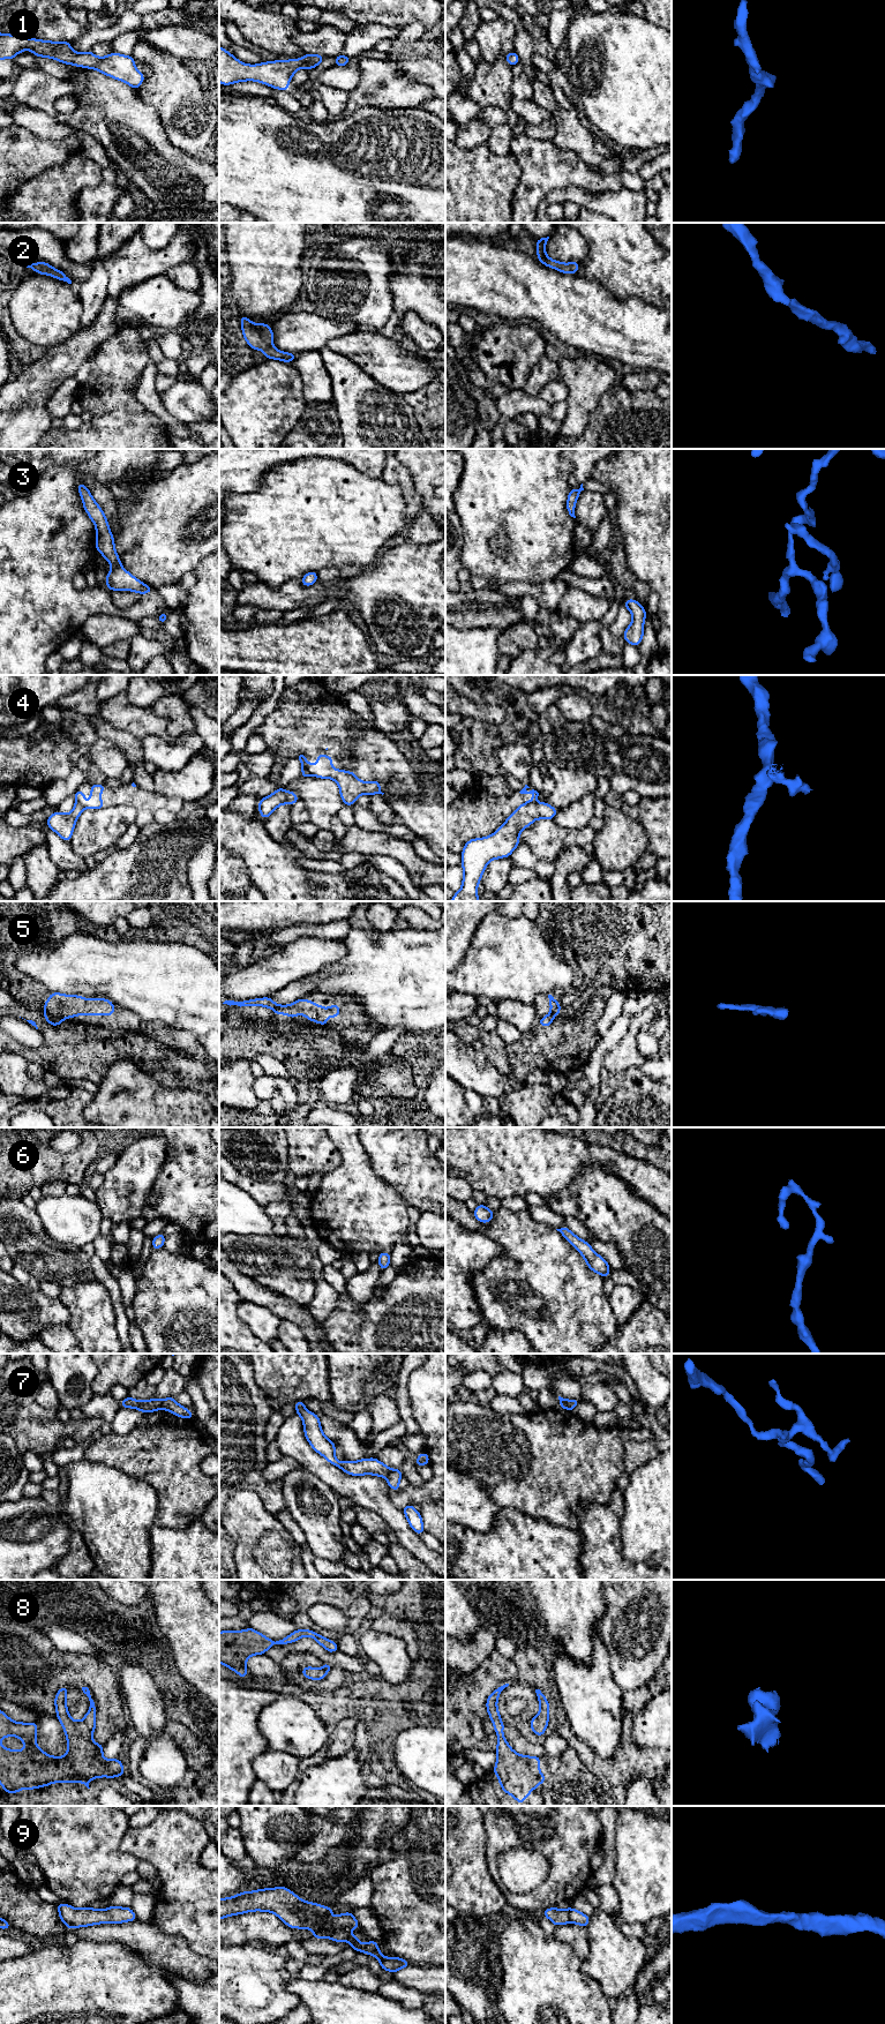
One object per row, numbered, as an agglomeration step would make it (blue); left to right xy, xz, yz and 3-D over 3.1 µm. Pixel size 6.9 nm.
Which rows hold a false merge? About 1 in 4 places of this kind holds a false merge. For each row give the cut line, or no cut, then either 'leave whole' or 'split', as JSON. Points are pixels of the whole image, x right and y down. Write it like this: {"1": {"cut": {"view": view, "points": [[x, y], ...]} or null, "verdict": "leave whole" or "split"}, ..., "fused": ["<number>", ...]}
{"1": {"cut": null, "verdict": "leave whole"}, "2": {"cut": null, "verdict": "leave whole"}, "3": {"cut": null, "verdict": "leave whole"}, "4": {"cut": {"view": "xz", "points": [[302, 754], [305, 769], [310, 774]]}, "verdict": "split"}, "5": {"cut": {"view": "xy", "points": [[44, 1011], [62, 1019]]}, "verdict": "split"}, "6": {"cut": null, "verdict": "leave whole"}, "7": {"cut": {"view": "xy", "points": [[163, 1400], [160, 1408]]}, "verdict": "split"}, "8": {"cut": null, "verdict": "leave whole"}, "9": {"cut": null, "verdict": "leave whole"}, "fused": ["4", "5", "7"]}

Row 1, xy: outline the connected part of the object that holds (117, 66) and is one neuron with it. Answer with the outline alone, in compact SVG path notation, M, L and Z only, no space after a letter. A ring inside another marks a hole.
M0 33L0 59L13 60L22 51L29 50L36 57L55 59L66 65L96 69L112 78L122 81L137 90L145 76L136 69L134 58L112 52L99 58L91 51L74 52L70 42L50 42Z

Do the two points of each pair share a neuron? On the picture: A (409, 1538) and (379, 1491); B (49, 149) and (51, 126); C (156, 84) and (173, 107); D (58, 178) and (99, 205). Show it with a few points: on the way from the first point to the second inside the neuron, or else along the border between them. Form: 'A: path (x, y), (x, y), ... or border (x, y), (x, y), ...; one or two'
A: path (400, 1527), (396, 1519), (380, 1502); one
B: border (25, 128), (45, 140), (62, 141), (76, 137); two
C: path (162, 90), (173, 102); one
D: border (102, 180), (77, 194), (74, 210); two

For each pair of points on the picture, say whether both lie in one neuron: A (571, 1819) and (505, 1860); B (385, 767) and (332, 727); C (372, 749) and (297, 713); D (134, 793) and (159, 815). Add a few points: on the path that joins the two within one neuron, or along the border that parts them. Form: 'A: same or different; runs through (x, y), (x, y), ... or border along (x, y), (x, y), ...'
A: different; border along (499, 1854), (527, 1848), (548, 1860)
B: same; runs through (373, 758), (366, 751), (353, 748), (345, 740)
C: same; runs through (353, 747), (351, 744), (330, 742), (315, 726)
D: different; border along (154, 811), (171, 809), (175, 814)

